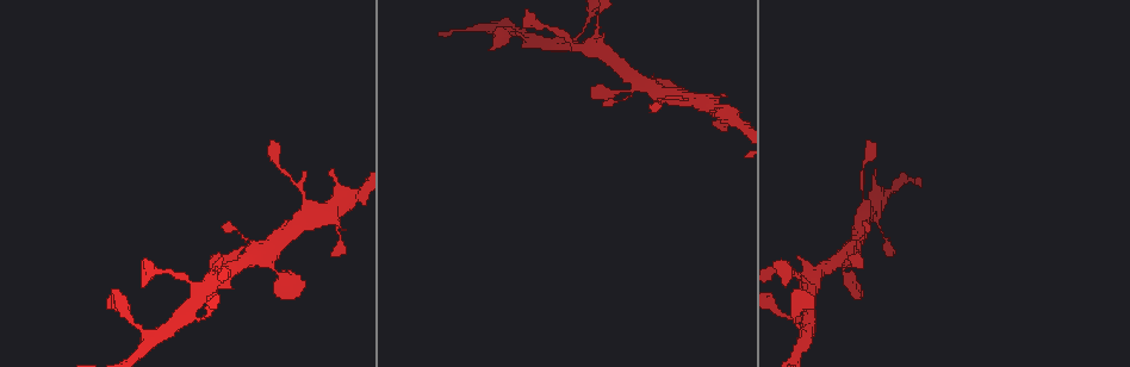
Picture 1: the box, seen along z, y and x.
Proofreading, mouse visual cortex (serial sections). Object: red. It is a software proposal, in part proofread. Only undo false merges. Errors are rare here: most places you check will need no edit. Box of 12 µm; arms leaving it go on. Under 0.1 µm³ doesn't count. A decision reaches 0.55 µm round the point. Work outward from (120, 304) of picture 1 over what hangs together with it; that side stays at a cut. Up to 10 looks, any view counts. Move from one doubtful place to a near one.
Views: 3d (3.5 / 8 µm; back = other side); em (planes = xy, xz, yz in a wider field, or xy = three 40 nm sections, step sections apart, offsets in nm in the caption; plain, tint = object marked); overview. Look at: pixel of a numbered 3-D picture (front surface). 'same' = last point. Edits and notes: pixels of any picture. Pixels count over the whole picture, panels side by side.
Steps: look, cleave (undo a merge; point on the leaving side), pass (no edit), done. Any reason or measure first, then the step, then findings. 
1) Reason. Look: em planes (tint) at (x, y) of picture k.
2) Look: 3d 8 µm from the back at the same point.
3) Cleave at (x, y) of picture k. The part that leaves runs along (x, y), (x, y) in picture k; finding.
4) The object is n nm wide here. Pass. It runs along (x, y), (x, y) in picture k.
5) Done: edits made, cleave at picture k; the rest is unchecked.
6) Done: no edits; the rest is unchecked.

Look: 3d 3.5 µm at (805, 335) of picture 1.

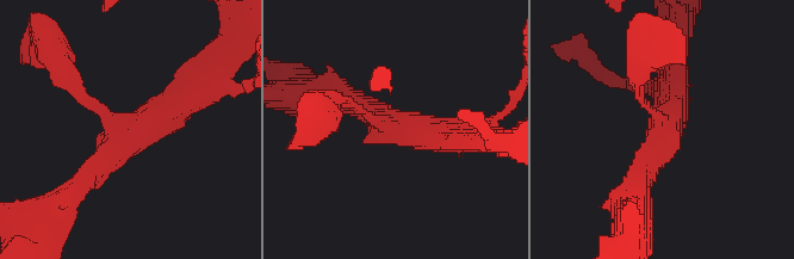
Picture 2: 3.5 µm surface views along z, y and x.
3 arms meet here. Pass. It runs along (330, 100), (392, 130), (454, 136) in picture 2; one cell here.

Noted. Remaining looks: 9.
Small branch off a trunk. Look: 3d 3.5 µm at (597, 34) of picture 1.

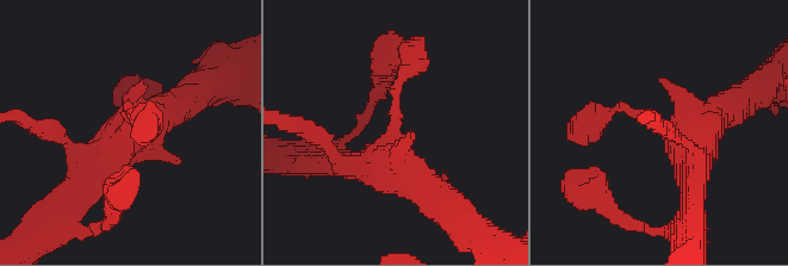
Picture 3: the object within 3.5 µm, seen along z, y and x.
Now the EM. Look: em xy step 1 (tint) at (393, 136) of picture 3.

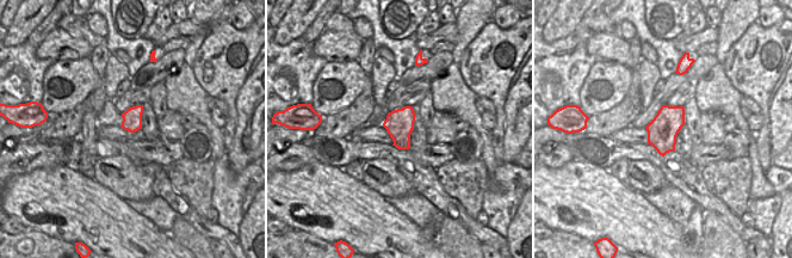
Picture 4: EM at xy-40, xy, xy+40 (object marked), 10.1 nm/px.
Pass. It runs along (693, 177), (696, 136), (622, 107), (602, 115) in picture 3; continuous, no second cell.

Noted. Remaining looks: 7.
Calibre changes. Look: 3d 3.5 µm at (845, 261) of picture 1.

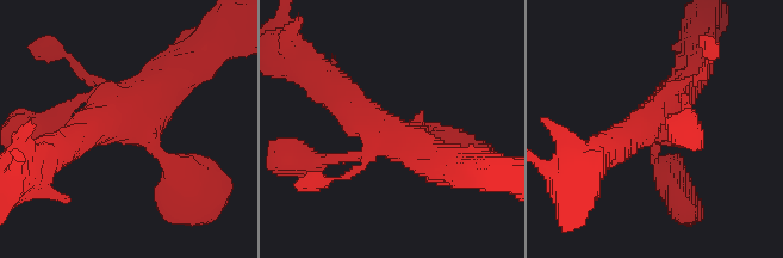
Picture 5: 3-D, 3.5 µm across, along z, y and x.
Look: em xy step 3 (tint) at (138, 128) of picture 5.

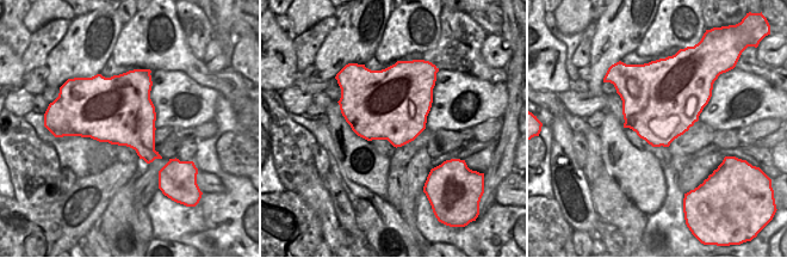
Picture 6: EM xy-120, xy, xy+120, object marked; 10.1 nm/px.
Pass. It runs along (67, 142), (132, 109), (184, 66) in picture 5; all the same cell.

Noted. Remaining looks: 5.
Calibre changes. Look: 3d 3.5 µm at (300, 189) of picture 1.

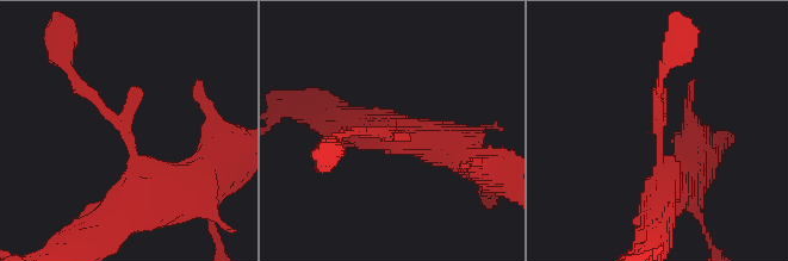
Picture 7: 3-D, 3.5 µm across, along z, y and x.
Look: em xy step 1 (tint) at (661, 130) of picture 7.

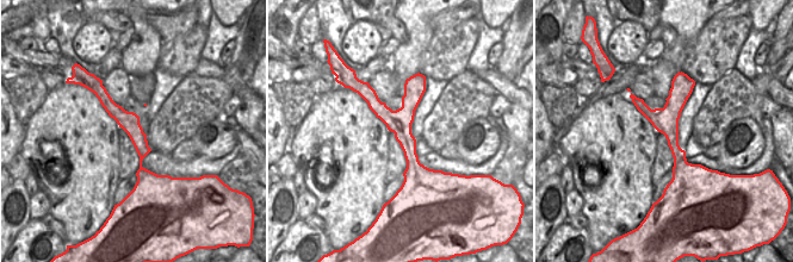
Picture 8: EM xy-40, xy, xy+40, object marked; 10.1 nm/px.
Another direction. Look: em planes (tint) at the same point.

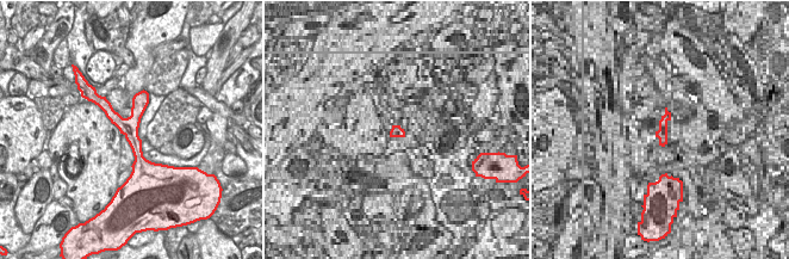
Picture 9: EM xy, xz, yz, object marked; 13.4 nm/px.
Pass. It runs along (138, 97), (135, 171) in picture 9; continuous, no second cell.

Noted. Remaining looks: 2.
Done: no edits; the rest is unchecked.

